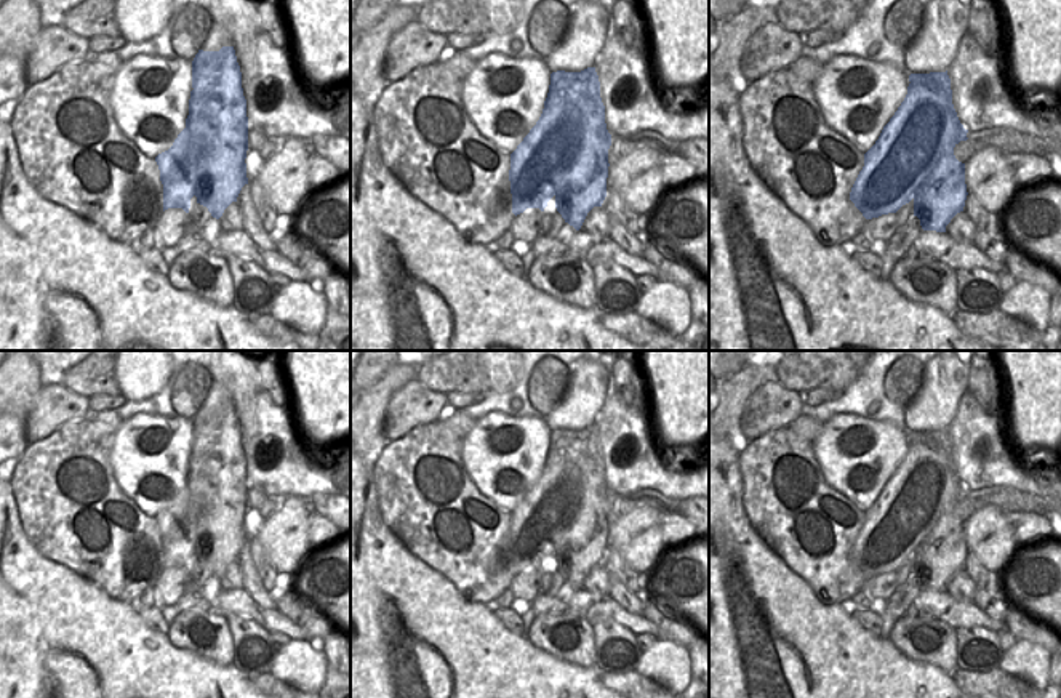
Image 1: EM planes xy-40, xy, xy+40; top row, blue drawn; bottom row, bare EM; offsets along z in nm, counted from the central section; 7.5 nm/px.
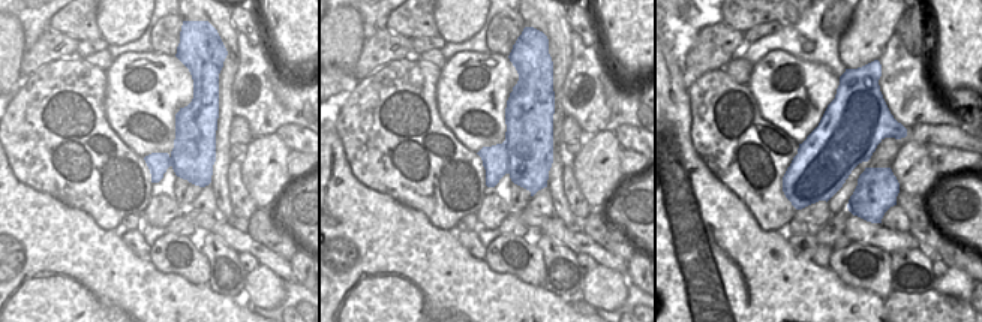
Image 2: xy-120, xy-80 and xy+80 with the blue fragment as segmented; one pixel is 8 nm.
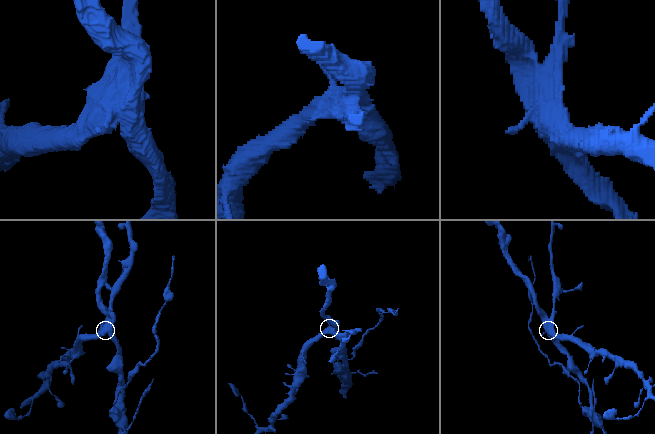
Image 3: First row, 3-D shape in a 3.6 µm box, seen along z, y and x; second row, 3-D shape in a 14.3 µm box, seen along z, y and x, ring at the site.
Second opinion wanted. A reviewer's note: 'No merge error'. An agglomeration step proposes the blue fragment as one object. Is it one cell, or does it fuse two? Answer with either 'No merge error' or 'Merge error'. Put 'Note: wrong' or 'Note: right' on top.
Note: wrong
Merge error.

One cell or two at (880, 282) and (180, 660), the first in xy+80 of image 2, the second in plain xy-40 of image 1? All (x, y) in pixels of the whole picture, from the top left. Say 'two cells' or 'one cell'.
two cells

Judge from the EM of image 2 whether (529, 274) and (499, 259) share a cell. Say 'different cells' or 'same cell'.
same cell

